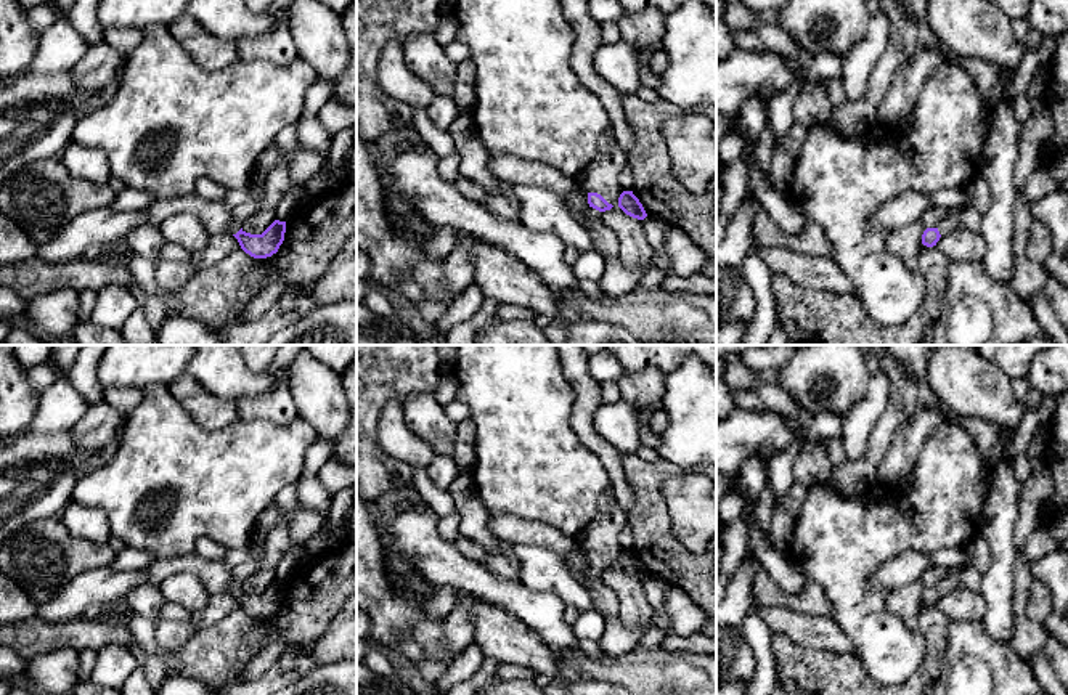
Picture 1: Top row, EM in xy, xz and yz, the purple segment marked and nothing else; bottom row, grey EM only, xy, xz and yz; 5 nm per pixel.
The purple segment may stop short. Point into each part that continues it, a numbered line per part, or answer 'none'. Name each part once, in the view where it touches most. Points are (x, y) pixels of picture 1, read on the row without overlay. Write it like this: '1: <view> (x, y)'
1: xz (591, 572)

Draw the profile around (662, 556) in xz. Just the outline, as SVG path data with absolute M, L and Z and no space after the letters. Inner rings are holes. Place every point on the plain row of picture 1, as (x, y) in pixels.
M620 451L625 477L634 493L626 510L633 534L633 554L650 576L683 589L708 616L716 615L716 549L689 552L673 534L663 483L679 473L679 467L665 459L654 462L636 453Z

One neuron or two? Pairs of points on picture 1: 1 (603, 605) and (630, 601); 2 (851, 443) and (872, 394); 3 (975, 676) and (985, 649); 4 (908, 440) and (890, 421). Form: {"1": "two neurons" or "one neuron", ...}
{"1": "two neurons", "2": "one neuron", "3": "one neuron", "4": "two neurons"}

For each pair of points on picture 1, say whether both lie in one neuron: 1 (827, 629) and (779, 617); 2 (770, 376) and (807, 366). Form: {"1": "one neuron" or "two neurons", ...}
{"1": "one neuron", "2": "two neurons"}

